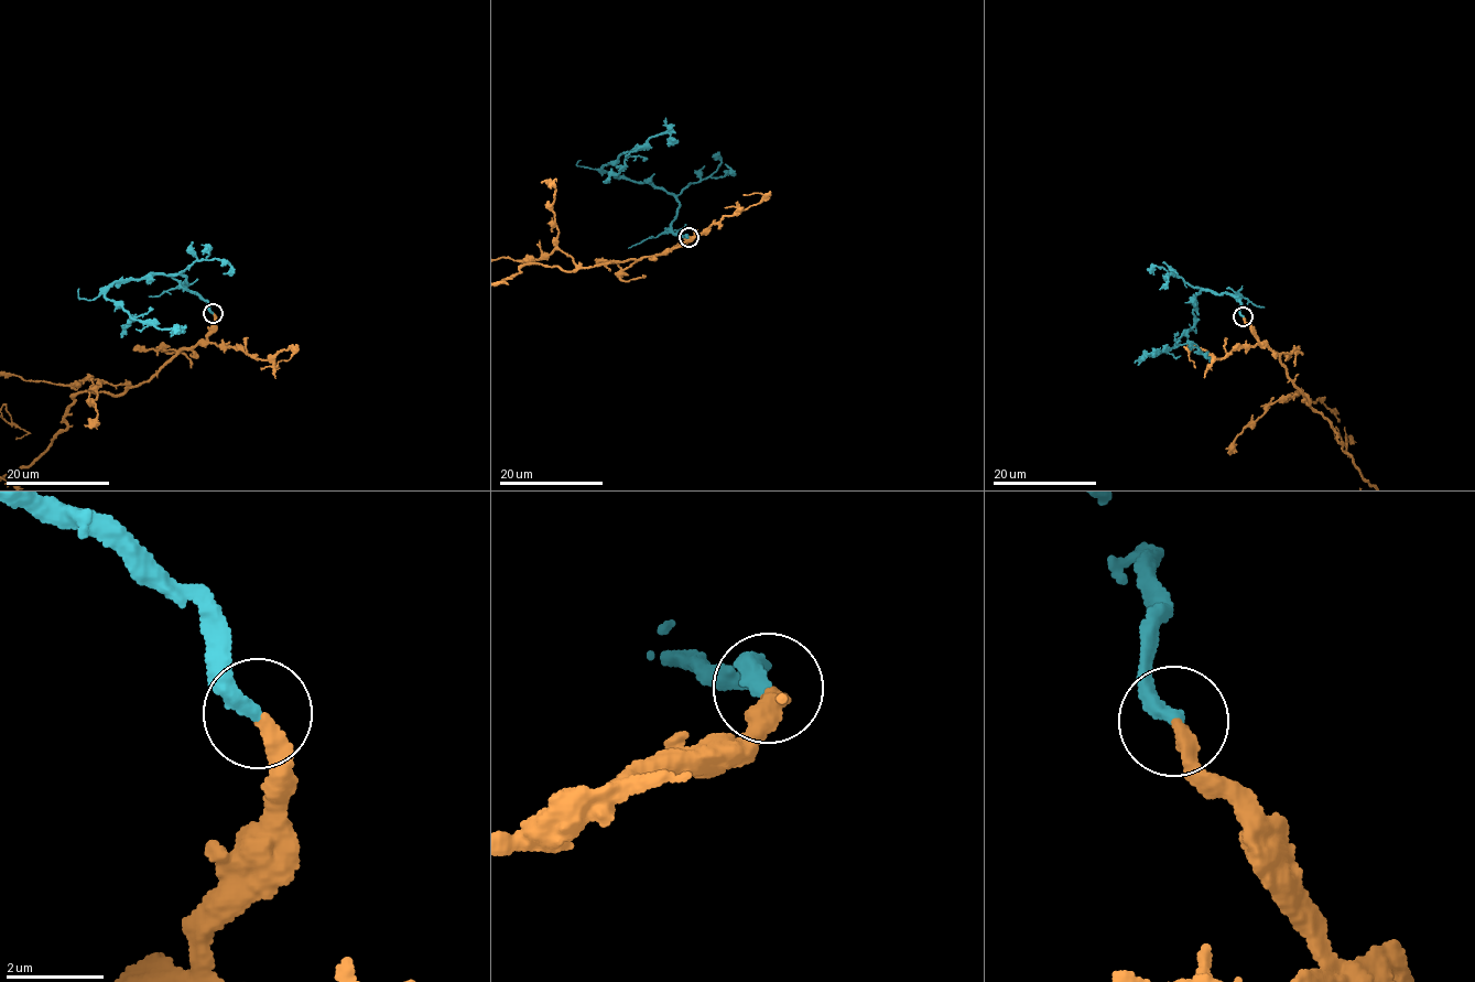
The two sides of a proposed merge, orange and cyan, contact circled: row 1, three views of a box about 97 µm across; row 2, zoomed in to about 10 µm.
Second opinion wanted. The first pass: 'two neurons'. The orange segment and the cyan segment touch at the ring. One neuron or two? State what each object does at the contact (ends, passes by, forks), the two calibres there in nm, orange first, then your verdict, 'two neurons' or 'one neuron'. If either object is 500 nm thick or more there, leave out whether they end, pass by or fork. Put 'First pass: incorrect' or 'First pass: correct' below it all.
orange ends | cyan ends | 320/340 nm | one neuron
First pass: incorrect

